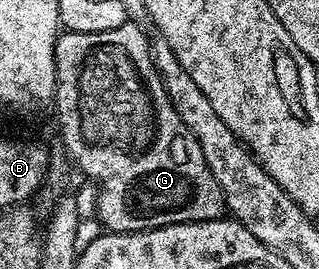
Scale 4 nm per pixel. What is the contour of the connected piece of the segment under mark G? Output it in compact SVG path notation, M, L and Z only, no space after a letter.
M128 20L123 23L123 27L115 27L115 31L99 31L98 33L70 33L65 31L58 36L57 46L55 47L55 63L57 64L57 96L55 98L55 110L57 109L57 125L61 128L59 140L61 140L65 145L70 162L72 162L76 168L78 165L78 167L90 177L86 178L88 178L88 180L99 190L99 194L97 196L96 216L98 218L101 217L102 223L105 224L104 228L110 233L138 233L139 231L147 231L148 229L158 229L159 227L167 227L168 225L187 223L188 221L216 221L226 212L225 197L221 193L219 183L215 183L215 175L211 175L209 164L207 163L207 159L203 157L203 151L195 139L195 135L183 123L183 119L179 115L179 111L175 111L175 107L171 103L171 99L165 90L165 85L161 82L161 77L157 74L157 68L153 62L153 51L151 48L150 38L148 36L145 38L145 33L141 30L141 28L142 26L138 24L138 22Z

